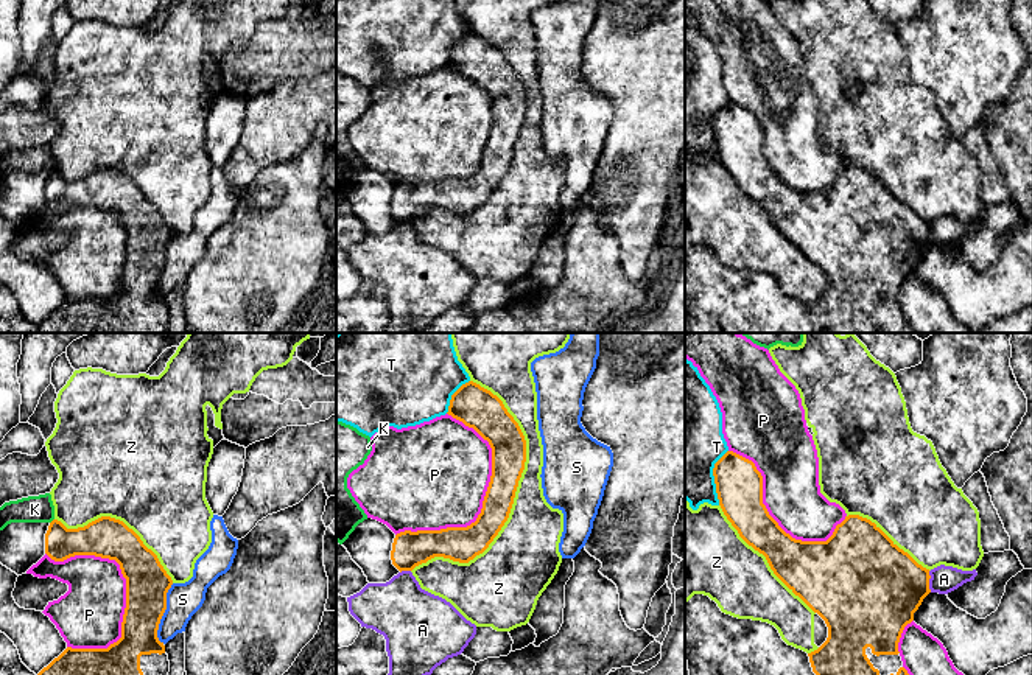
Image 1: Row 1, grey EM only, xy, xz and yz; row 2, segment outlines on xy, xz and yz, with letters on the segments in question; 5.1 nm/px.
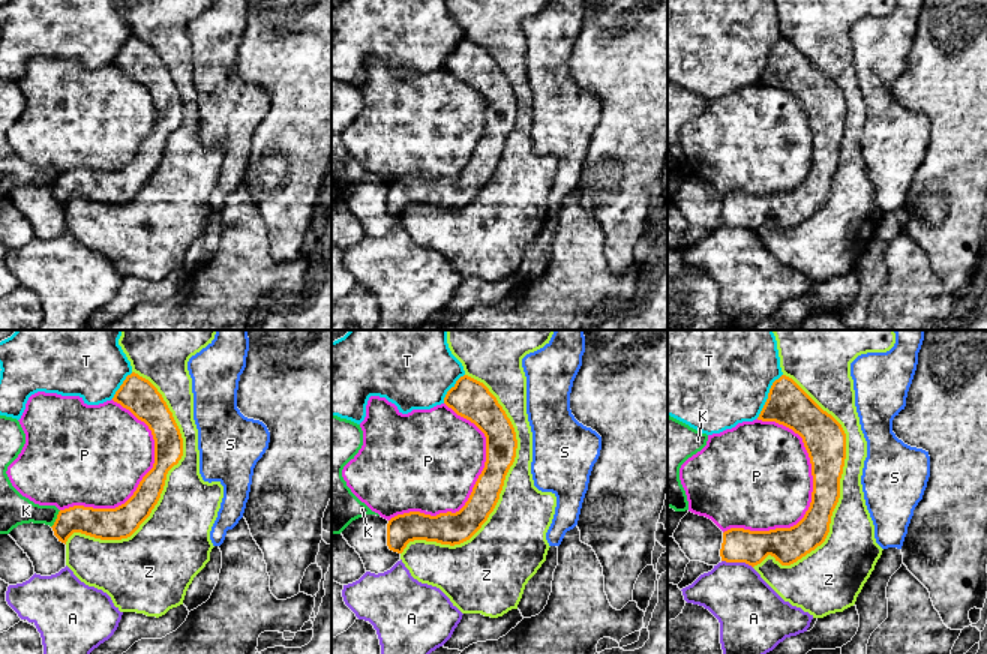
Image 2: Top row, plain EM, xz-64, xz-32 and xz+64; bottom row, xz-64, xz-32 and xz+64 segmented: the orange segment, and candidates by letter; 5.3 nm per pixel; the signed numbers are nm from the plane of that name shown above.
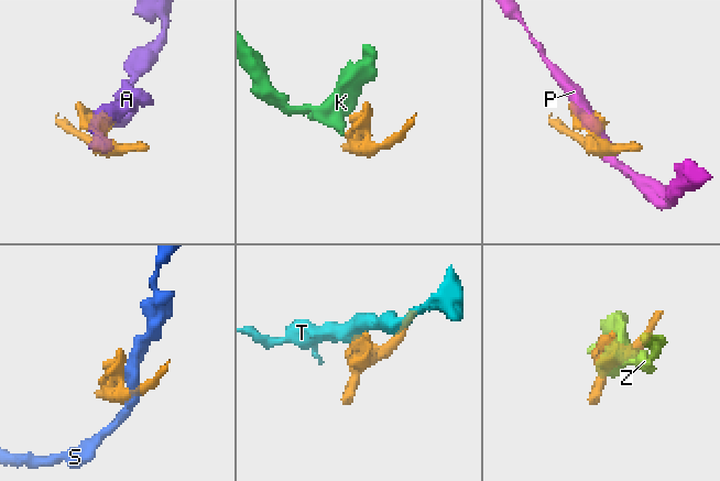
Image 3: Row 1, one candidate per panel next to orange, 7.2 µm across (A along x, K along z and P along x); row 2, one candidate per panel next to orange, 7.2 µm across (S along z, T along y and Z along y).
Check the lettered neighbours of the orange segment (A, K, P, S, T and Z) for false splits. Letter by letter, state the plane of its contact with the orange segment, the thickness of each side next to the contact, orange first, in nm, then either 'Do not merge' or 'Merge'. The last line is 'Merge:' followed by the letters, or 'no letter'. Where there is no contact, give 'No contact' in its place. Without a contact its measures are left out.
A: Touches orange in yz. Thickness 440 nm (orange) against 140 nm. Do not merge
K: Touches orange in xy. Thickness 180 nm (orange) against 140 nm. Do not merge
P: Touches orange in xy. Thickness 220 nm (orange) against 320 nm. Do not merge
S: Touches orange in xy. Thickness 220 nm (orange) against 180 nm. Do not merge
T: Touches orange in yz. Thickness 240 nm (orange) against 380 nm. Do not merge
Z: Touches orange in xz. Thickness 180 nm (orange) against 320 nm. Do not merge
Merge: no letter

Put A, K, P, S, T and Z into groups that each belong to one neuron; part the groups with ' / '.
A / K / P / S / T / Z

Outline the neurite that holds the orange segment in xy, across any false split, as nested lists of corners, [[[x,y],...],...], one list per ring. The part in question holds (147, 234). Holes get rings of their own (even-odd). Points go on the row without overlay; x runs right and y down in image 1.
[[[101,168],[84,179],[67,180],[53,171],[45,185],[45,205],[54,213],[75,207],[95,207],[115,212],[126,230],[126,260],[121,289],[107,300],[67,299],[37,325],[39,333],[168,333],[170,313],[163,294],[157,289],[160,271],[167,261],[167,244],[171,229],[157,207],[123,173]]]

